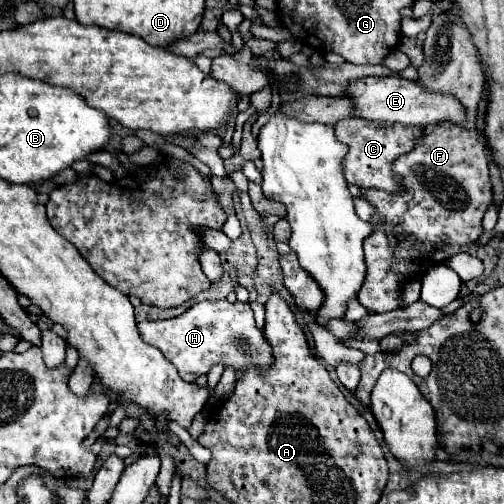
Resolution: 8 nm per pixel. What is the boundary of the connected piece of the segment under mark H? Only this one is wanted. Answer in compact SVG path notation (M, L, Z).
M200 301L174 319L142 321L138 323L140 335L146 343L158 347L164 357L178 369L178 375L194 383L200 375L208 375L212 365L224 365L236 373L246 373L250 367L268 371L274 365L272 347L266 341L262 329L256 327L250 303L240 301Z

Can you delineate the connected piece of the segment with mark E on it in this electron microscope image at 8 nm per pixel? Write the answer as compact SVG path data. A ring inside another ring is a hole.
M398 75L388 77L366 77L350 81L346 87L346 97L352 99L352 115L362 117L368 121L378 121L382 125L400 123L400 125L428 125L428 123L440 123L440 121L454 121L464 123L466 111L452 99L452 95L428 95L424 87L420 87L416 81L400 79Z

